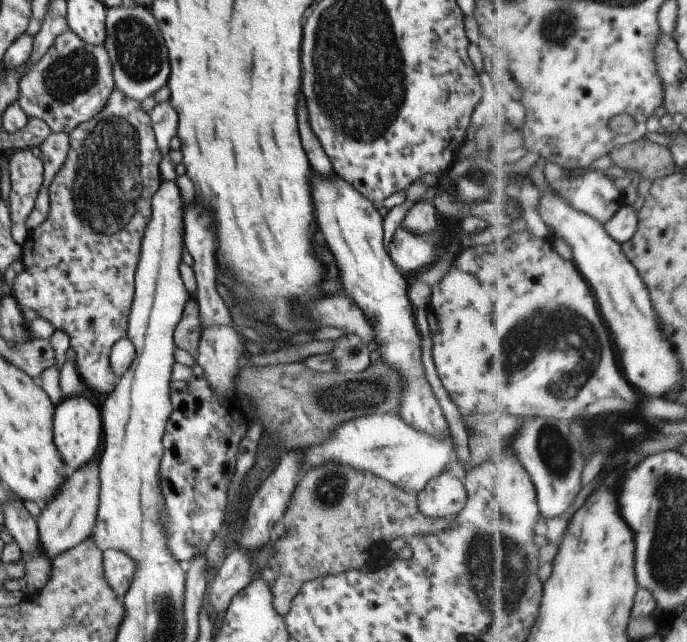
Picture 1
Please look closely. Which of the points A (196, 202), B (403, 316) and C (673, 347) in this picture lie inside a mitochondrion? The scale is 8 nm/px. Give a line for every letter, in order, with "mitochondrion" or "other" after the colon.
A: other
B: other
C: other

